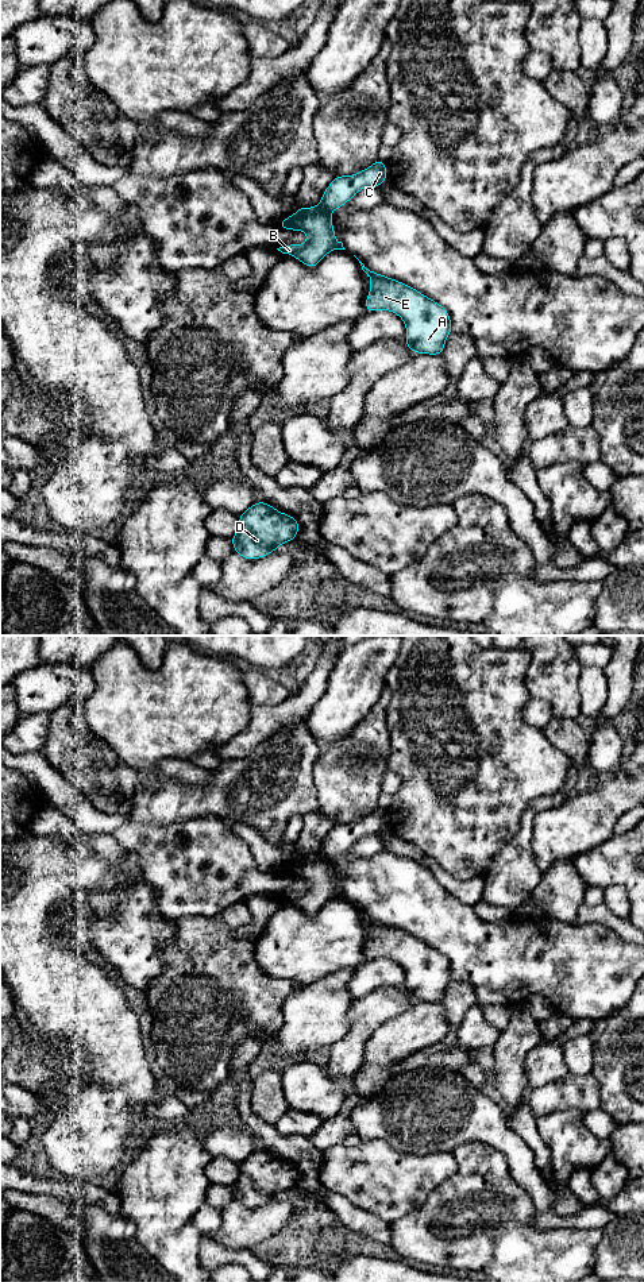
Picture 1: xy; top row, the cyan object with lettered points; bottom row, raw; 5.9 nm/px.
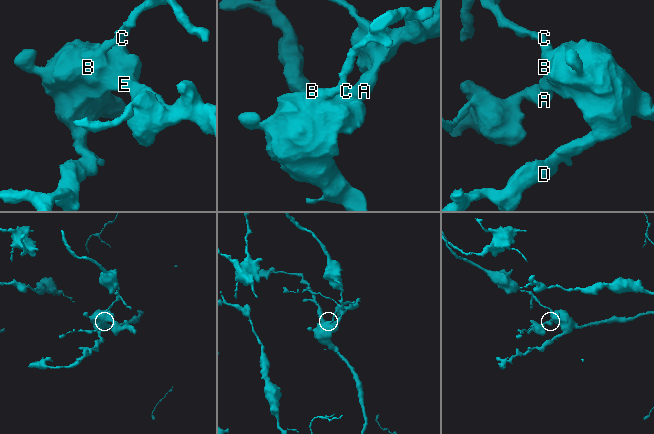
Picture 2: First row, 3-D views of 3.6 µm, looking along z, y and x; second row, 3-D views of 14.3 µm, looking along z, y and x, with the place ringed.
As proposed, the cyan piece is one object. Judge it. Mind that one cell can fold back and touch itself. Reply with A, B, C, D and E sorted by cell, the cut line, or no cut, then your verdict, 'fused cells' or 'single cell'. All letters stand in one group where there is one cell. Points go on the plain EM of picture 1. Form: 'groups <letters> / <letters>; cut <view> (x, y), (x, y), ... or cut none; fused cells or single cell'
groups A B D E / C; cut xy (319, 852), (330, 860); fused cells

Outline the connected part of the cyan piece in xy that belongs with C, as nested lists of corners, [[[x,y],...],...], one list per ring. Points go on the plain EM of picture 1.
[[[377,807],[358,822],[336,823],[324,838],[319,853],[332,860],[347,852],[359,838],[378,835],[385,827],[387,827],[386,811]]]

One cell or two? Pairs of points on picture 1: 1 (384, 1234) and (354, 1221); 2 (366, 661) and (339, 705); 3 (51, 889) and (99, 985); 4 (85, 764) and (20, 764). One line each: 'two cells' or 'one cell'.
1: one cell
2: one cell
3: one cell
4: two cells

